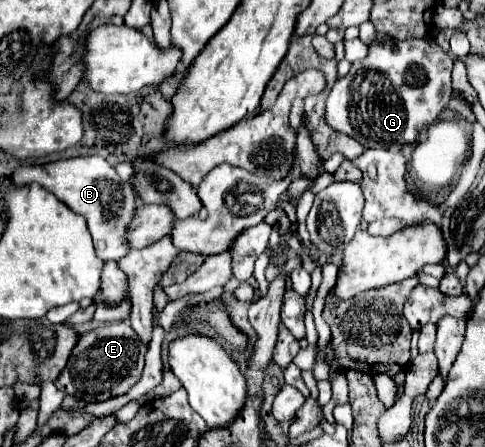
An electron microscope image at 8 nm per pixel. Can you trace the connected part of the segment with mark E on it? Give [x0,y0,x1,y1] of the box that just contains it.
[54,323,146,401]

